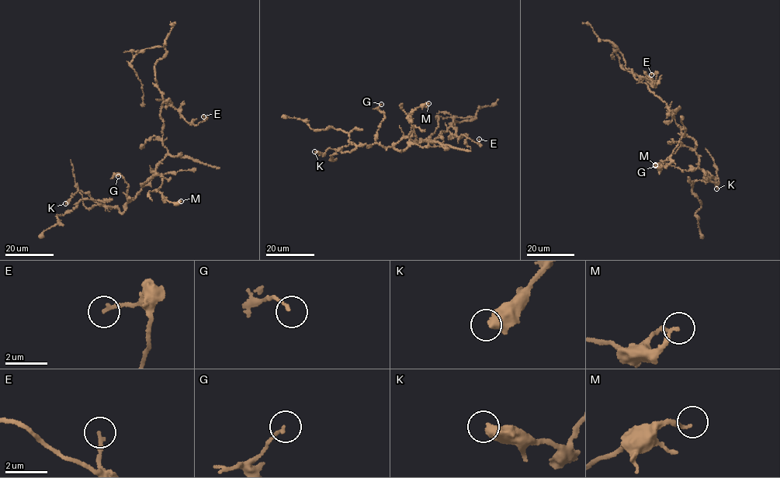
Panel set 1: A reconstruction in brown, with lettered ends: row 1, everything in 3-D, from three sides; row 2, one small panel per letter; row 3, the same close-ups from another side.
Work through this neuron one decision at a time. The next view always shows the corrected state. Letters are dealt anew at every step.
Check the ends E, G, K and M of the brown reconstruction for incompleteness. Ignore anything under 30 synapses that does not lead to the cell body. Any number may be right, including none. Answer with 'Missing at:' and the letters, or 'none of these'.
Missing at: none of these

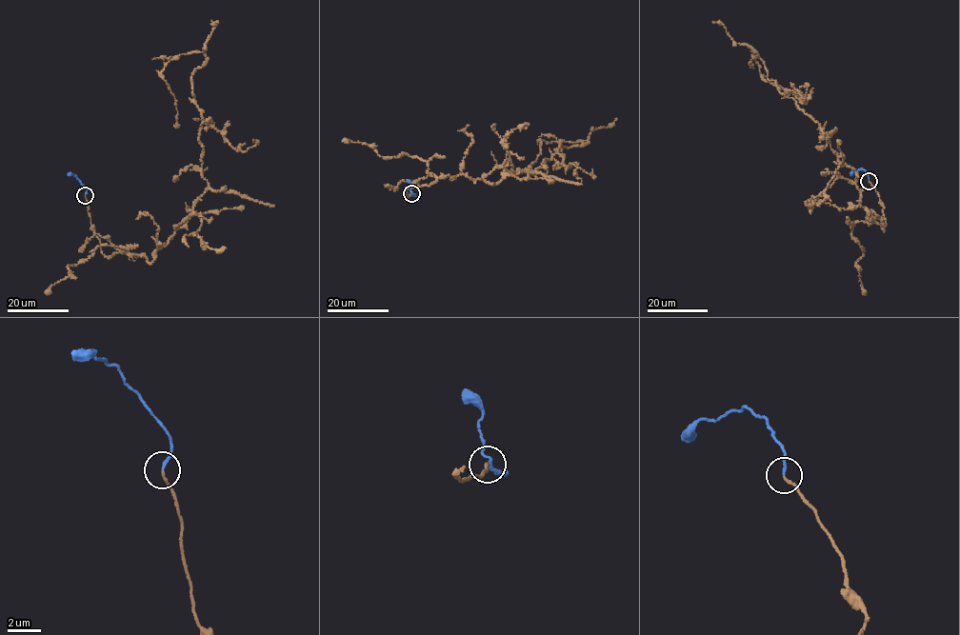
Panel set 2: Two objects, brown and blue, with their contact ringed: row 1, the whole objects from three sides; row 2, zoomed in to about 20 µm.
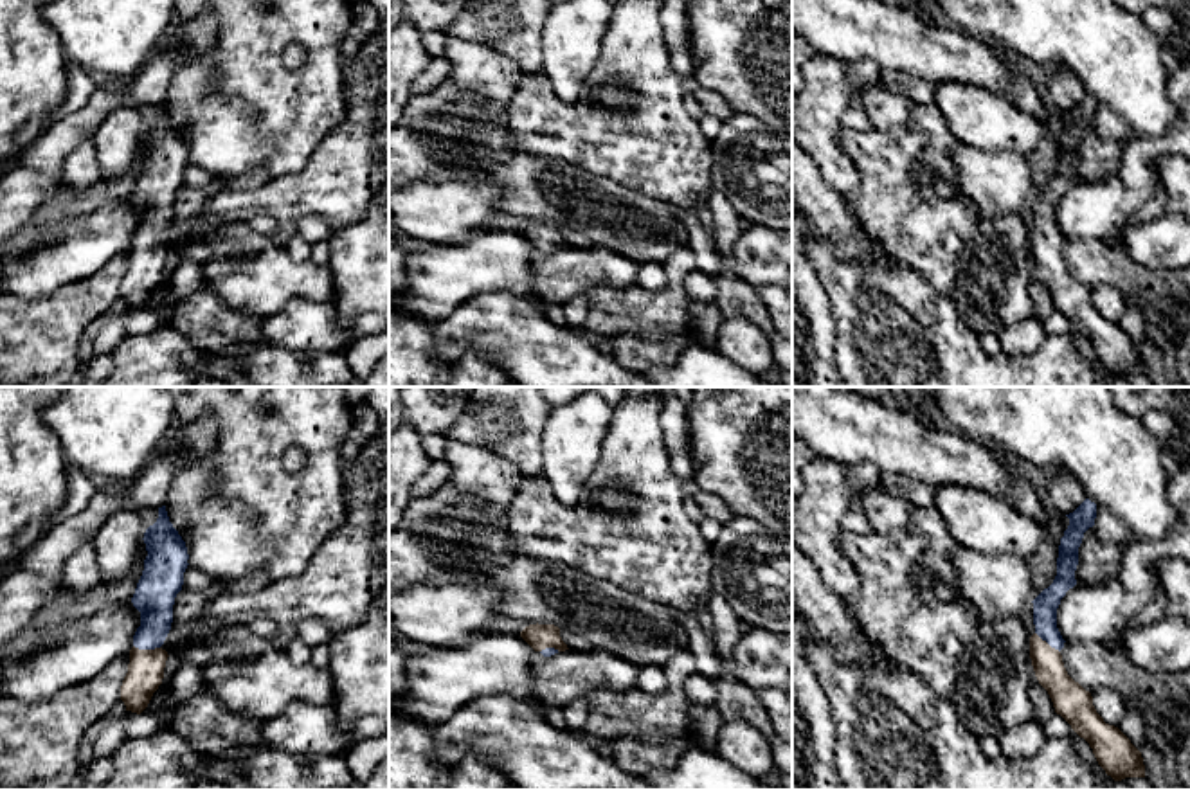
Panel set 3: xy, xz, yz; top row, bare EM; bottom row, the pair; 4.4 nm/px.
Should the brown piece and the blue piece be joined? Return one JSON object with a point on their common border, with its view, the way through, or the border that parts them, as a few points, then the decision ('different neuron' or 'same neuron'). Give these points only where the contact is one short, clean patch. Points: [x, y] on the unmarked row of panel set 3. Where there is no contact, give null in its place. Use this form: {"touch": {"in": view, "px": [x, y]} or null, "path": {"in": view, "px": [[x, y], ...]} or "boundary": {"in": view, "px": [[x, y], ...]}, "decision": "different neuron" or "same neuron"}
{"touch": {"in": "xy", "px": [146, 247]}, "path": {"in": "xy", "px": [[144, 270], [146, 247], [153, 227], [153, 195]]}, "decision": "same neuron"}

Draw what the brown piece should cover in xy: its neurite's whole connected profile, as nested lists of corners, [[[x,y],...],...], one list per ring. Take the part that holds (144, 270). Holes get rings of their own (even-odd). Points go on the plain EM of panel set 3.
[[[166,103],[158,104],[158,115],[144,130],[148,153],[144,167],[131,194],[140,209],[140,223],[133,232],[128,270],[121,283],[121,297],[126,308],[140,311],[164,275],[167,248],[164,241],[171,220],[176,191],[184,182],[187,166],[187,144],[169,119]]]

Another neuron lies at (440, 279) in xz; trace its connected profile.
[[[484,229],[461,243],[409,252],[409,281],[389,304],[437,324],[482,292],[506,292],[533,302],[533,250],[520,232]]]

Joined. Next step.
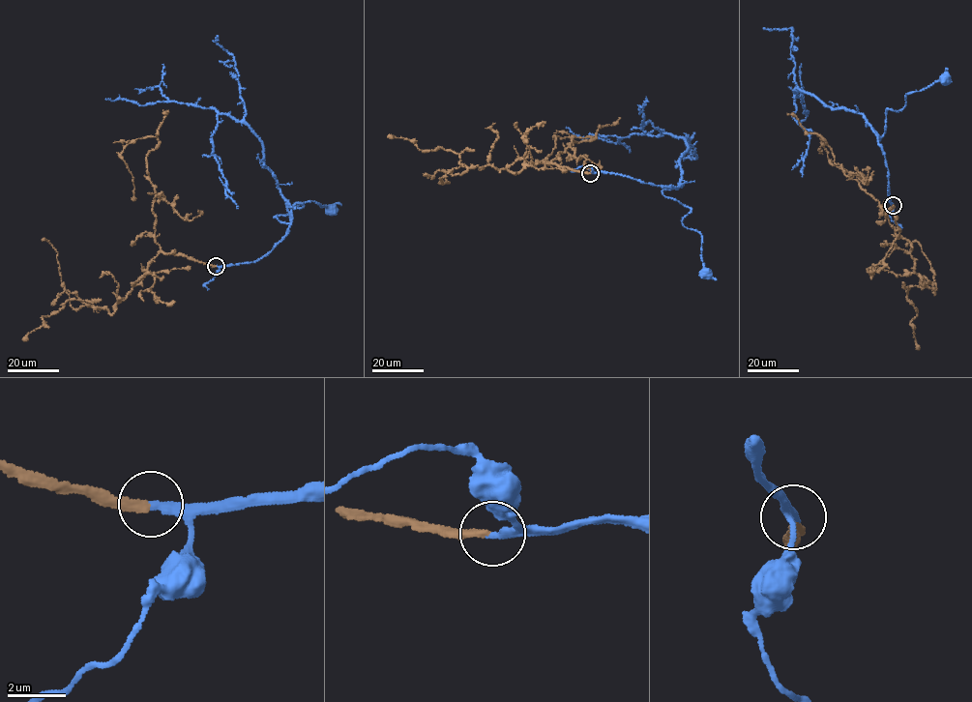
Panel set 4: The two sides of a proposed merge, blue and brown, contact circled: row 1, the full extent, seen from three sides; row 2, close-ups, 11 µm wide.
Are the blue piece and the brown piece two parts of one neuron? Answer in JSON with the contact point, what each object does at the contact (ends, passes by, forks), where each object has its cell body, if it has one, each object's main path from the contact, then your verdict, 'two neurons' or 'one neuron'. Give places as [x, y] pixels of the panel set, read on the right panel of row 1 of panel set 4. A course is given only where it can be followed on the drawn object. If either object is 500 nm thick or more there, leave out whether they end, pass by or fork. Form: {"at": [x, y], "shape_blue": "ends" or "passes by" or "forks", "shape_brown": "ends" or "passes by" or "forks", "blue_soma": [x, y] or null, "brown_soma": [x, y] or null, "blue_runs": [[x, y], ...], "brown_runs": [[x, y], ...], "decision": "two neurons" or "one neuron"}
{"at": [893, 205], "shape_blue": "ends", "shape_brown": "ends", "blue_soma": [945, 79], "brown_soma": null, "blue_runs": [[893, 205], [888, 196], [888, 171], [877, 138], [885, 131], [887, 111], [904, 107], [905, 96], [944, 78]], "brown_runs": [[893, 205], [887, 216], [878, 202], [835, 162], [832, 150], [816, 132], [827, 151], [829, 162], [868, 183]], "decision": "one neuron"}

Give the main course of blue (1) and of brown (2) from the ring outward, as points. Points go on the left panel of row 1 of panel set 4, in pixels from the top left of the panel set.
1: (216, 266), (269, 252), (291, 224), (275, 217), (294, 205), (331, 209)
2: (216, 266), (165, 253), (155, 242), (146, 160), (154, 136), (130, 141), (121, 154), (132, 198)

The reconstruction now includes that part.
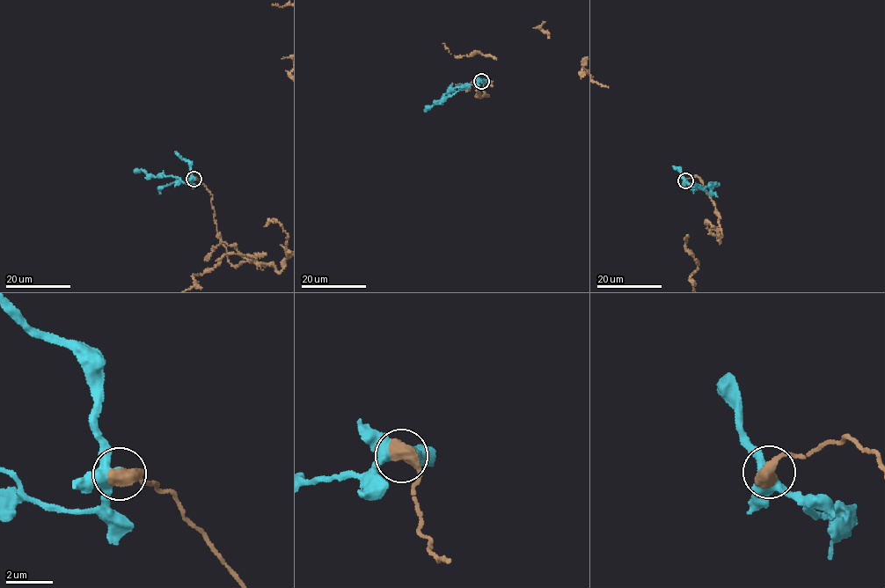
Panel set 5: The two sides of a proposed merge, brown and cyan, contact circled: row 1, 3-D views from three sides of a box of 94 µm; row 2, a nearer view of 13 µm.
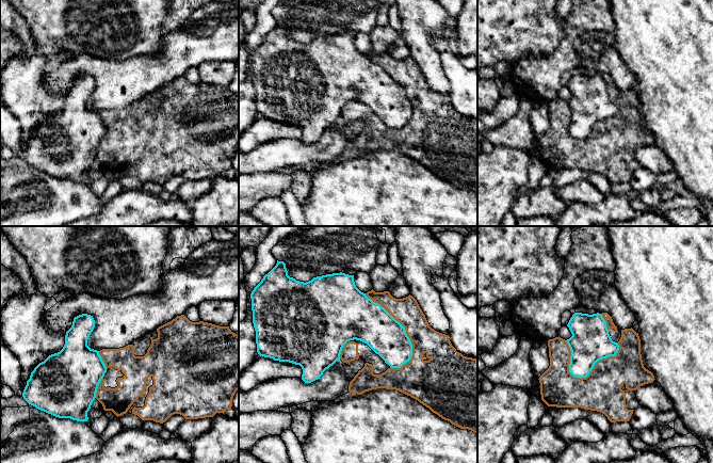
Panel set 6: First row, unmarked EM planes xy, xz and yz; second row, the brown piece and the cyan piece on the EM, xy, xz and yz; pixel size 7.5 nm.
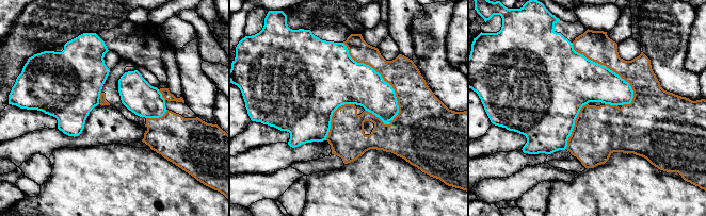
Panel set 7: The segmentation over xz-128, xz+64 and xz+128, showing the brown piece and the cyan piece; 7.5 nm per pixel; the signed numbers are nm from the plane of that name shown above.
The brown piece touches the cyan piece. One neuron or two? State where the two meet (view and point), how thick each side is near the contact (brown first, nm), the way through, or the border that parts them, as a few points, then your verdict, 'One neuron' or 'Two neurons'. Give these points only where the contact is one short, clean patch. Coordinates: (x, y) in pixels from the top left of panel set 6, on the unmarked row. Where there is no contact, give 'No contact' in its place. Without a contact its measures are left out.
Touches brown at yz (595, 125). Thickness 300 nm (brown) against 300 nm. Two neurons

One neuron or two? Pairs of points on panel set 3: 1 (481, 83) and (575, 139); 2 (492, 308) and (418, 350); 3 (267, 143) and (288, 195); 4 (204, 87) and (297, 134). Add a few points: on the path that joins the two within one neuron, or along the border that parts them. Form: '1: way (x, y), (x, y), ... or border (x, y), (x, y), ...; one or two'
1: border (522, 74), (506, 107); two
2: border (434, 324), (434, 353), (450, 366); two
3: border (315, 148), (301, 170), (272, 177); two
4: way (227, 103), (274, 119); one

